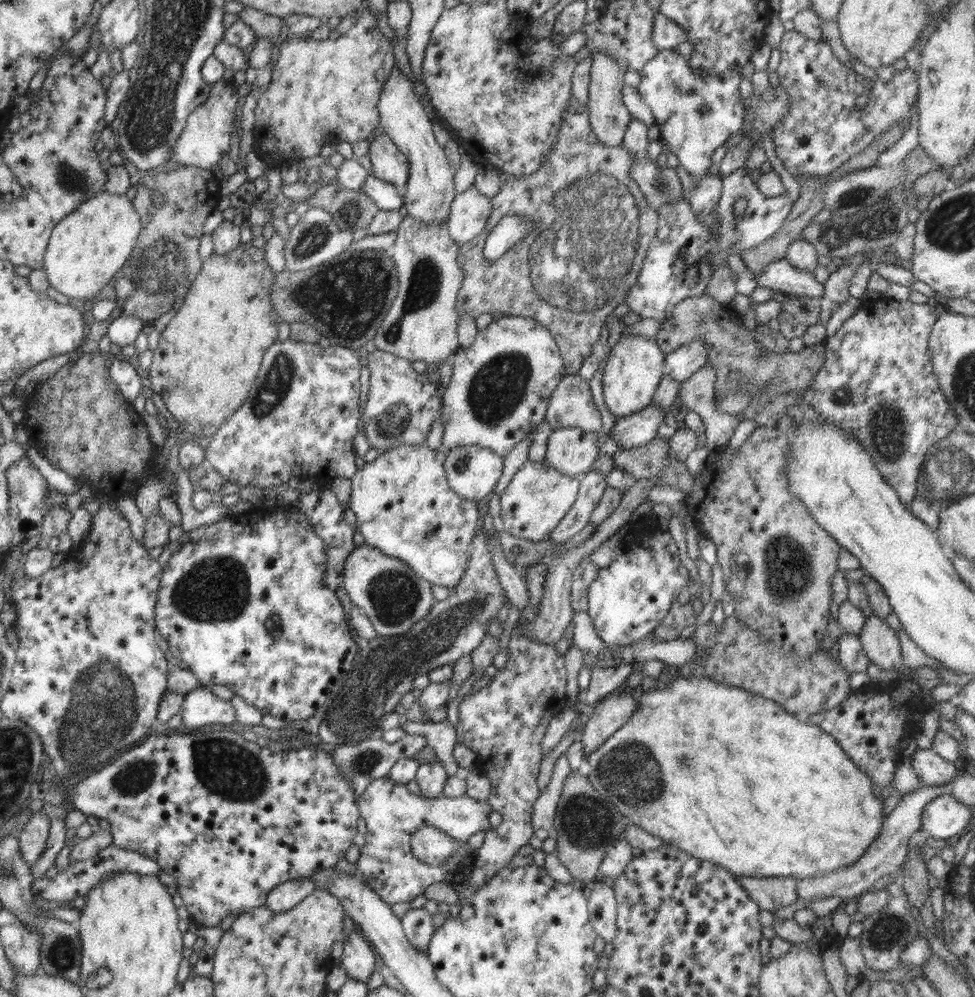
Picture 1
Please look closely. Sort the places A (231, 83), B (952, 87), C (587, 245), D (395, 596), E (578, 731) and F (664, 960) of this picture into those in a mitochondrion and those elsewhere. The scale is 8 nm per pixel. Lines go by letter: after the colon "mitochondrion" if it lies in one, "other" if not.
A: other
B: other
C: mitochondrion
D: mitochondrion
E: other
F: other

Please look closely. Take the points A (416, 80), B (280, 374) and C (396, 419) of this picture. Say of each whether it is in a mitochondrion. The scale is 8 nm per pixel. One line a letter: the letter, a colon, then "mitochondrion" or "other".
A: other
B: mitochondrion
C: mitochondrion

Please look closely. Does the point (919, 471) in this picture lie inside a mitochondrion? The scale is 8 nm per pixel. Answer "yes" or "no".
yes

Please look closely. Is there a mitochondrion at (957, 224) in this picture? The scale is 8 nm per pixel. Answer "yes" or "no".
yes

